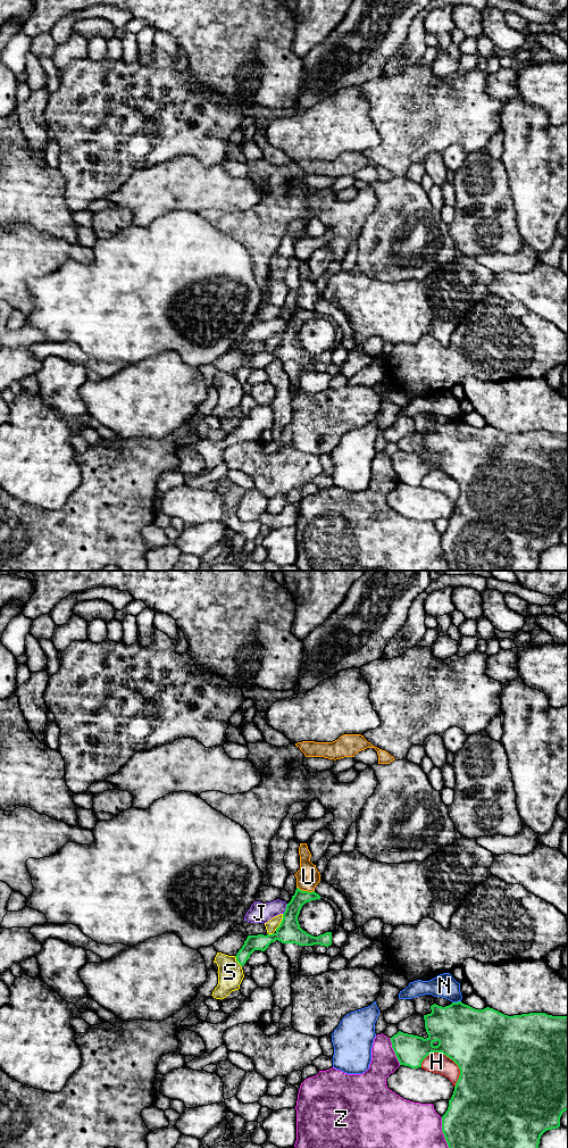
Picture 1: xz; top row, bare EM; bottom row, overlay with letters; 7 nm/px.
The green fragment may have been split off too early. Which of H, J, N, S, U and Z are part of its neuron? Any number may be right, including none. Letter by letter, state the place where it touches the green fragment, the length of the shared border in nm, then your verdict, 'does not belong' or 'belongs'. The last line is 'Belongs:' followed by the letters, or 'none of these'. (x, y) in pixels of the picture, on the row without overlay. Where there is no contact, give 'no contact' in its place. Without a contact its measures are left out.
H: xz (453, 479) | 300 nm | belongs
J: xz (285, 327) | 90 nm | does not belong
N: xz (456, 421) | 70 nm | does not belong
S: xz (281, 340) | 130 nm | does not belong
U: xz (306, 309) | 130 nm | does not belong
Z: xz (443, 551) | 260 nm | does not belong
Belongs: H

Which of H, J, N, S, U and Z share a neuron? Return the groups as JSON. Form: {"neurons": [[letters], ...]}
{"neurons": [["H"], ["J"], ["N"], ["S"], ["U"], ["Z"]]}

